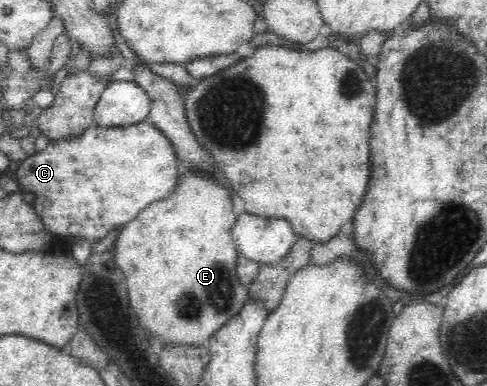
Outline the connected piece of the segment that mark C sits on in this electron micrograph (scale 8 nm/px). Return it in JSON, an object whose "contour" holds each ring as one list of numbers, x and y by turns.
{"contour":[[149,118,131,126,110,128,93,121,82,134,52,139,41,151,24,159,16,170,16,178,17,184,33,193,32,205,47,232,59,238,68,235,84,238,92,244,103,239,110,229,130,222,154,198,168,198,176,188,177,162,172,145]]}

